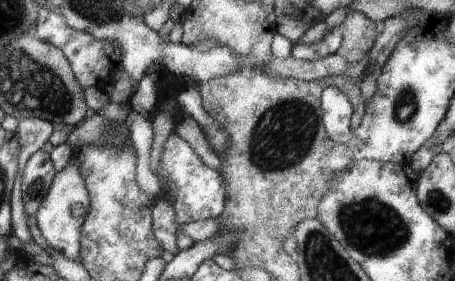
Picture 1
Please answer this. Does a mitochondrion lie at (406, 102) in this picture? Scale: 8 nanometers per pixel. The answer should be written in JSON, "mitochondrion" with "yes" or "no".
{"mitochondrion":"yes"}

